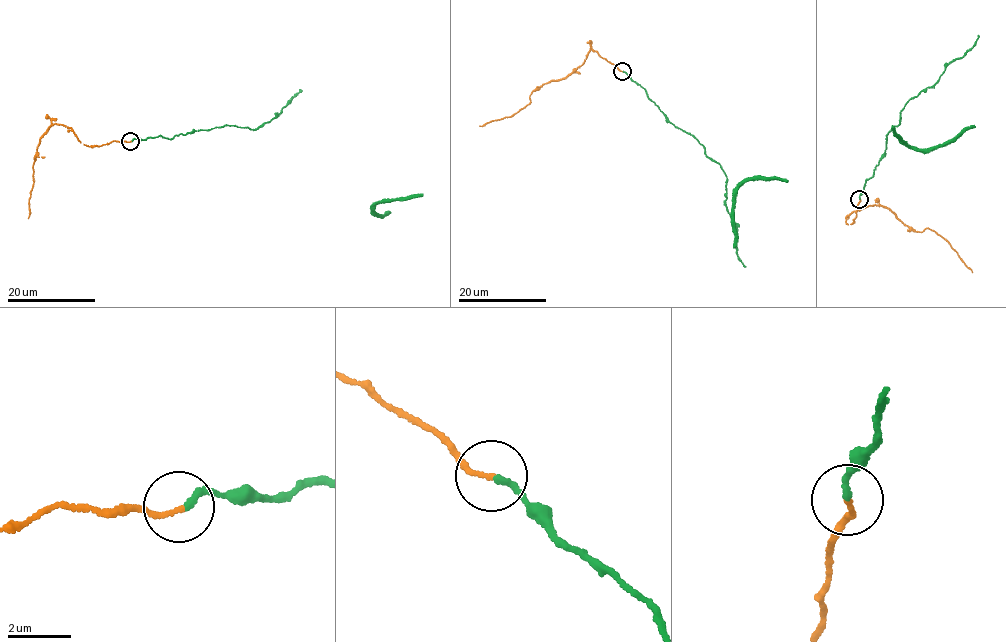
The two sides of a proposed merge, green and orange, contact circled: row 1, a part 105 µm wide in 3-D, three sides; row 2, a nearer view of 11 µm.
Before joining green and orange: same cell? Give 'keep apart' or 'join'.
join

